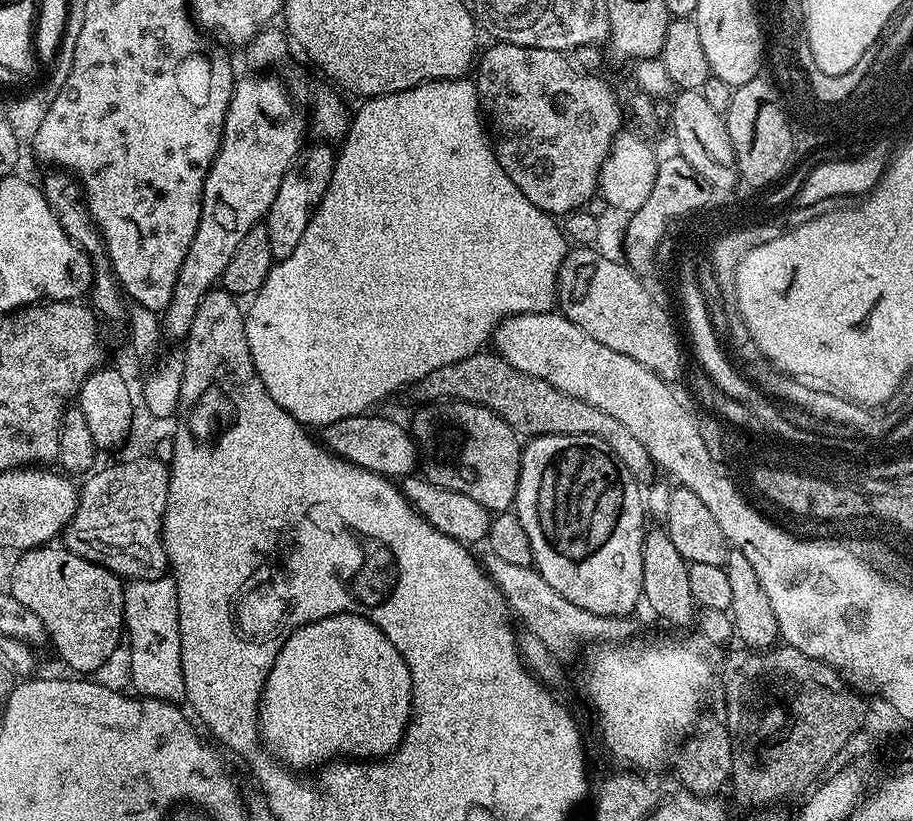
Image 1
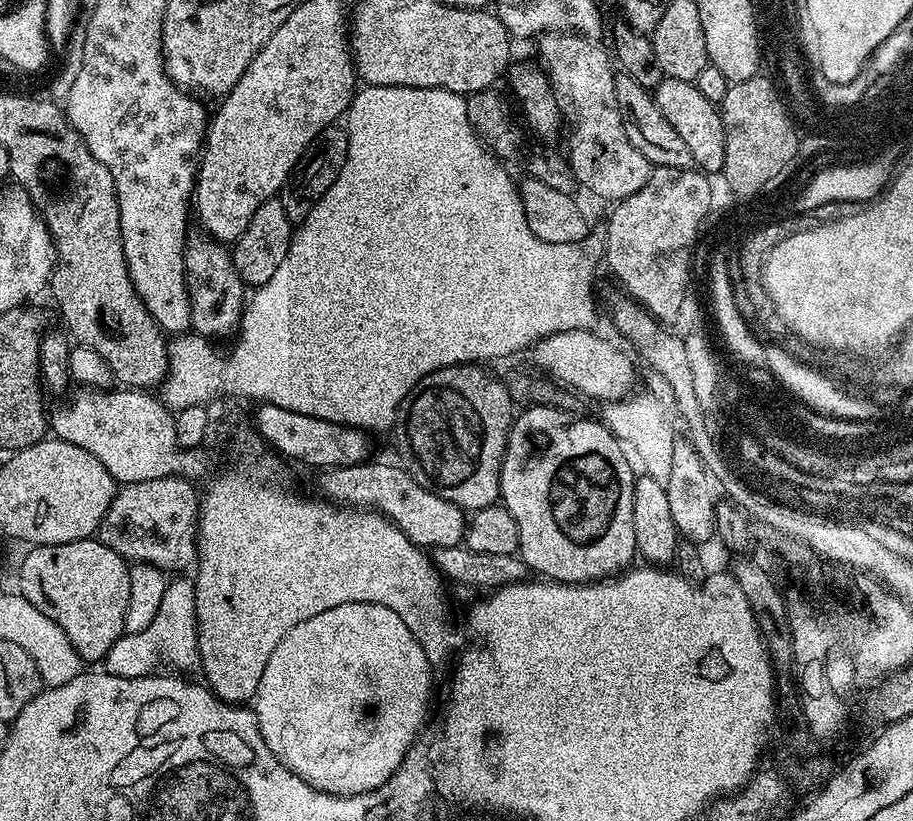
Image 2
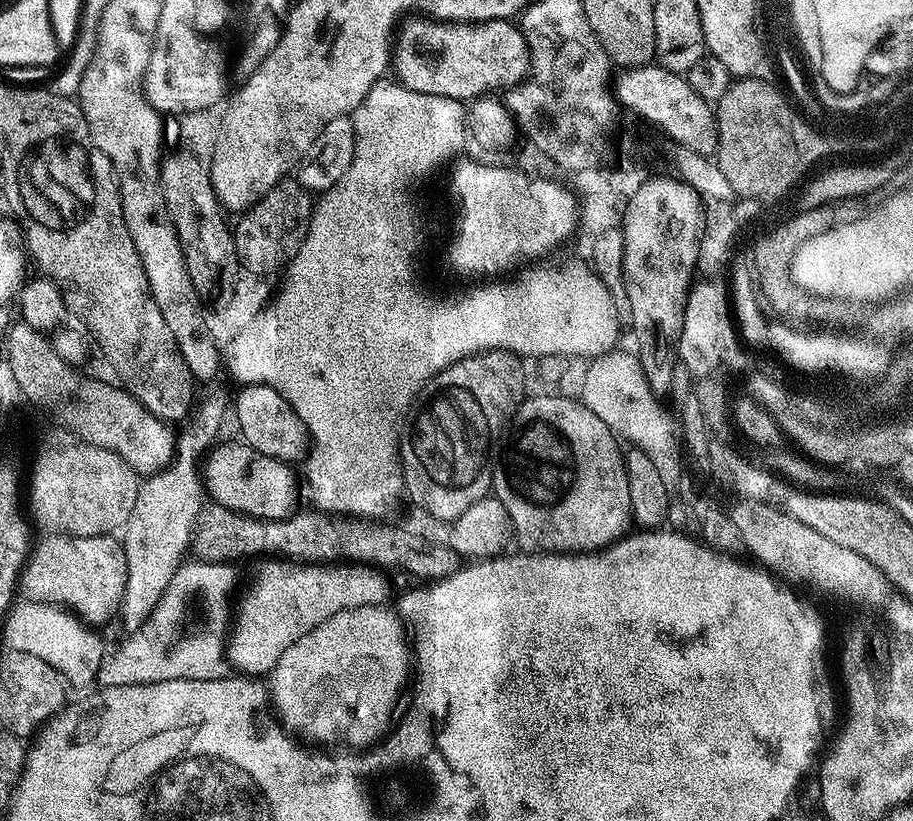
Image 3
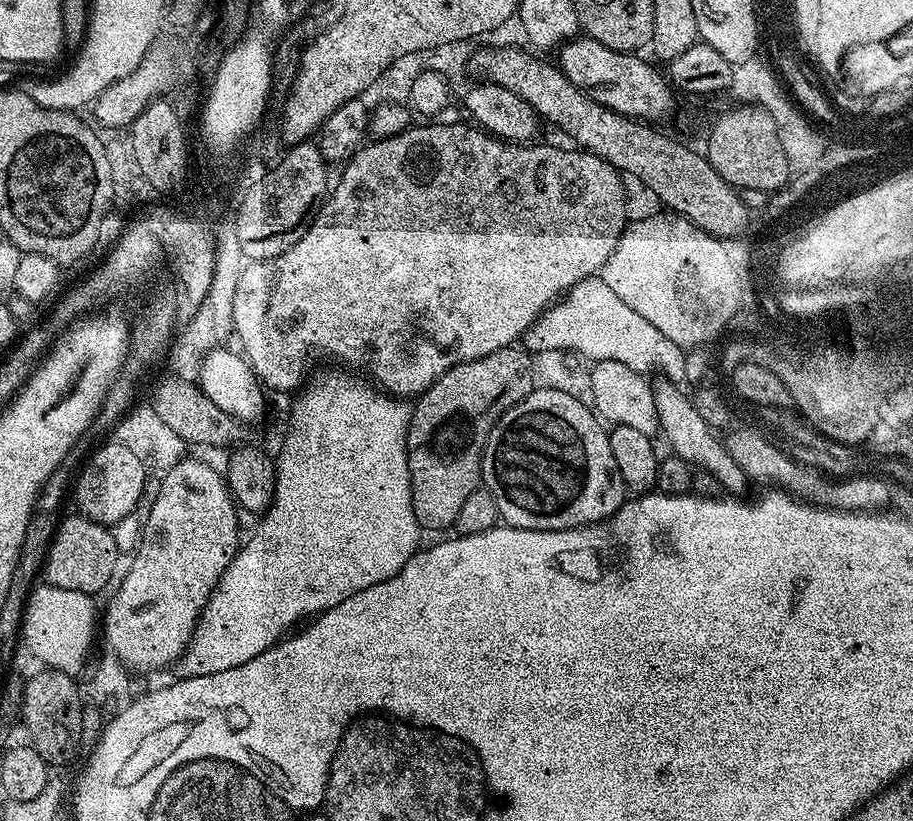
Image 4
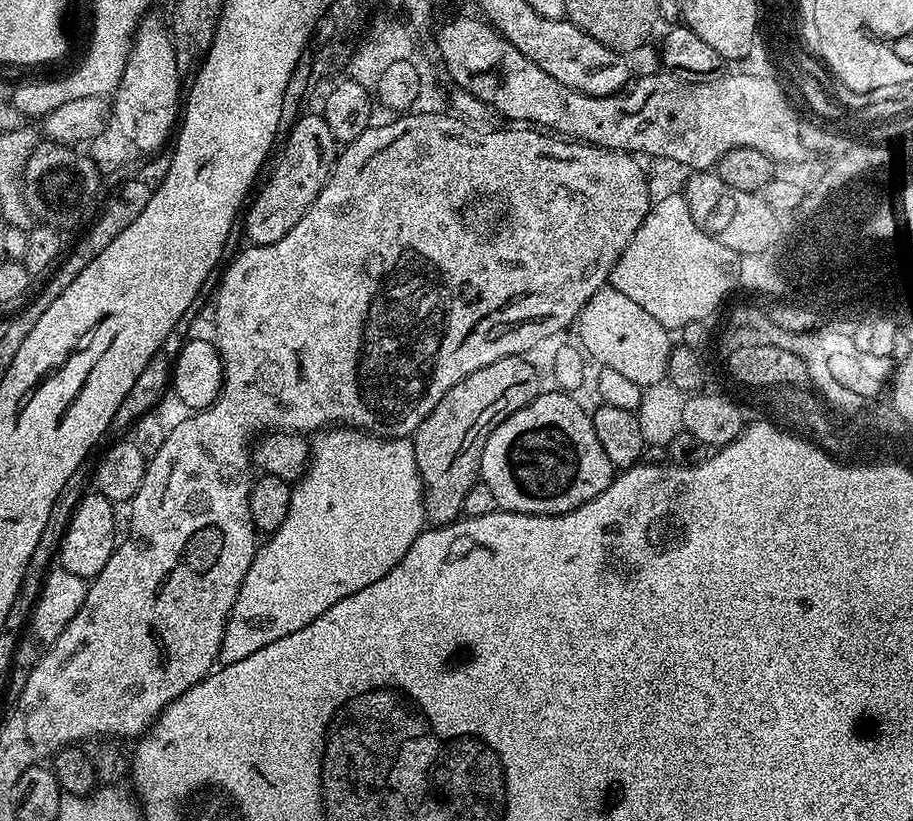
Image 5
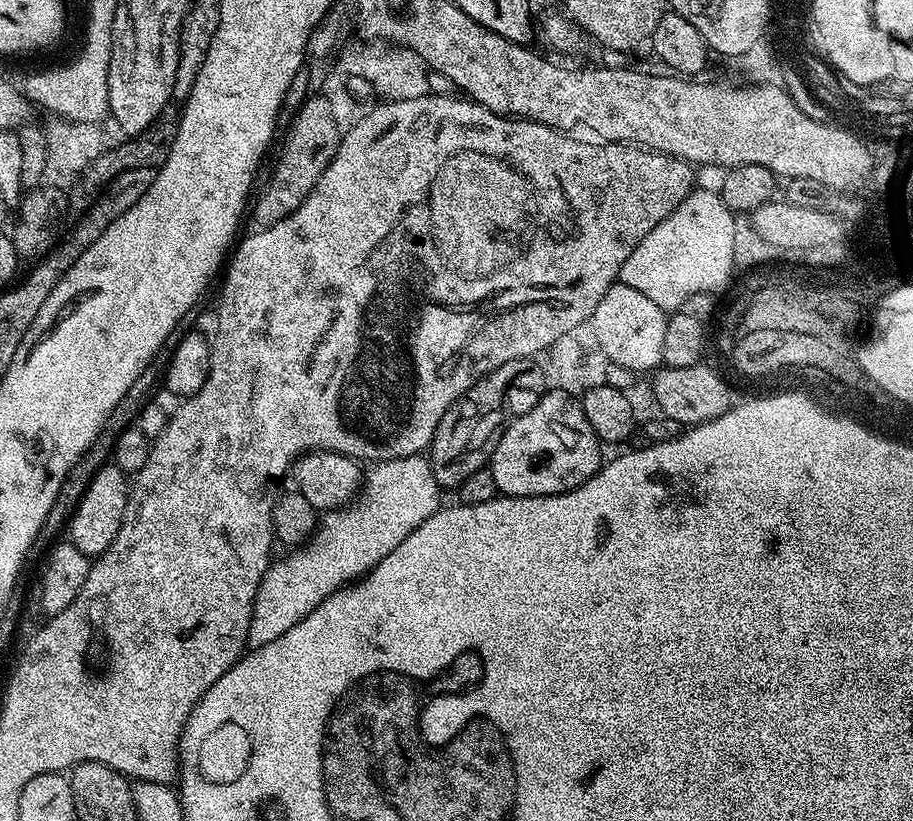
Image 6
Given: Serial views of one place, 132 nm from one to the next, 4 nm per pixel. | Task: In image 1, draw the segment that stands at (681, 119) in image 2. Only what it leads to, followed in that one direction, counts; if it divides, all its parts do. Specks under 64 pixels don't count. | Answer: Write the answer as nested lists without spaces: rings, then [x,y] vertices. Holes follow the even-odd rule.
[[[677,91],[671,103],[670,124],[673,134],[676,135],[675,151],[682,158],[686,158],[686,162],[690,162],[690,166],[694,166],[694,170],[698,170],[698,174],[702,174],[702,178],[707,181],[715,185],[732,184],[734,146],[730,142],[730,130],[724,116],[706,103],[706,98],[702,98],[700,91]]]

